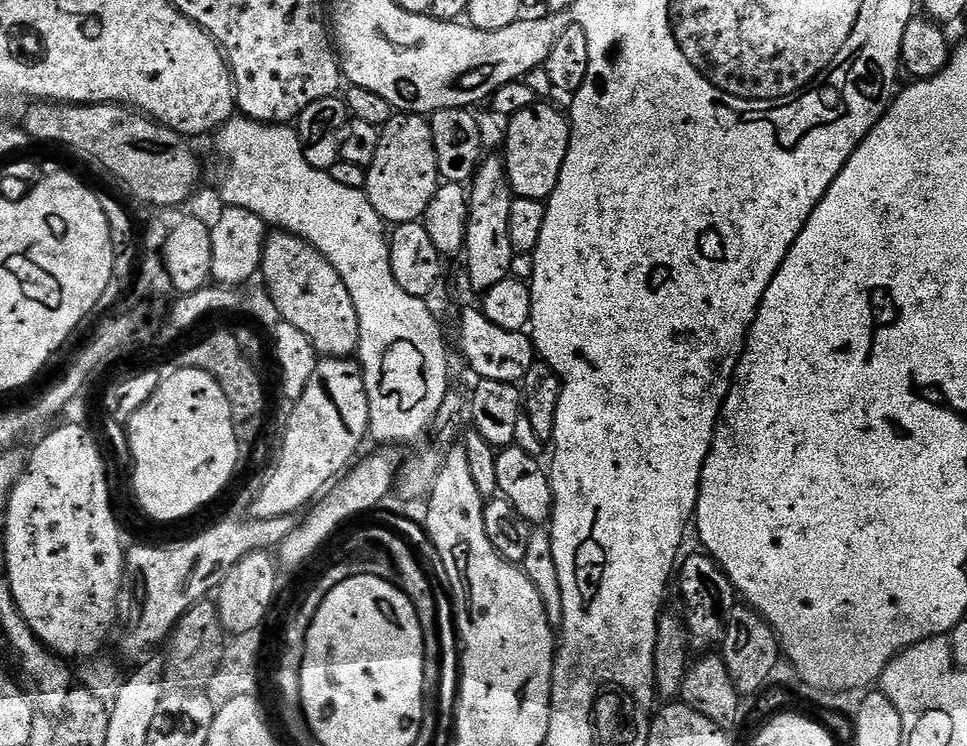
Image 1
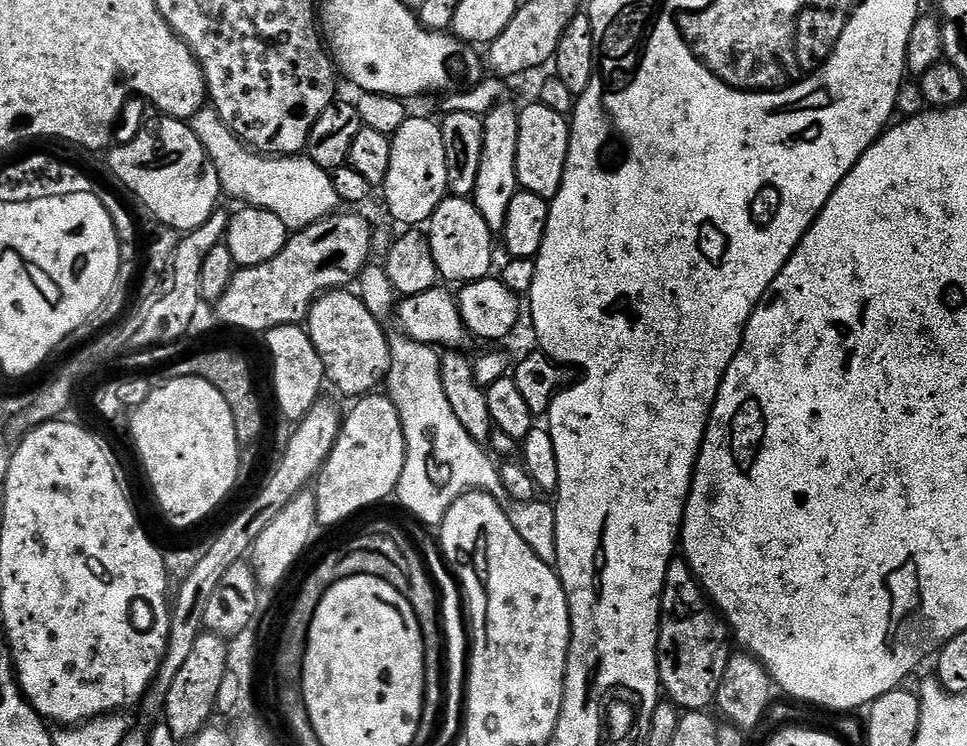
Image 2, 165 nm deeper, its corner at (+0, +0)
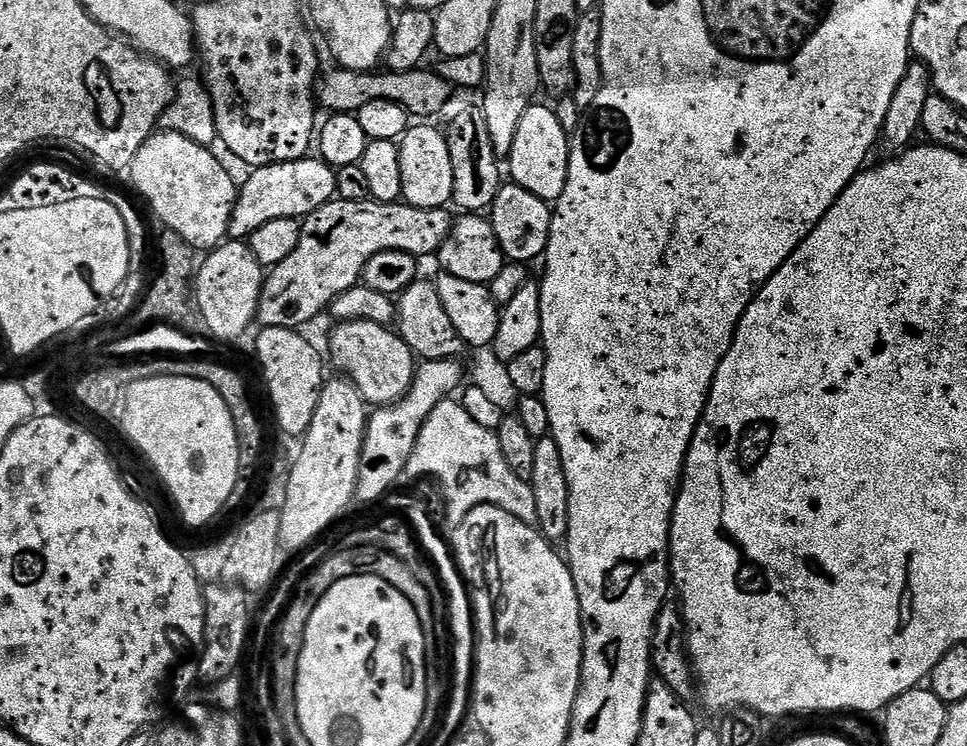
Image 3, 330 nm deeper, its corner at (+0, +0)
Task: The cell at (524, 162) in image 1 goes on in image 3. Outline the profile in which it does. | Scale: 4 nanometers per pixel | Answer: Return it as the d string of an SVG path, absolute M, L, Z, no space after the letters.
M533 102L518 122L518 134L514 134L514 146L506 157L506 168L512 171L511 183L530 190L538 198L554 202L566 190L568 163L570 162L570 134L558 122L555 107L548 108L541 102Z

